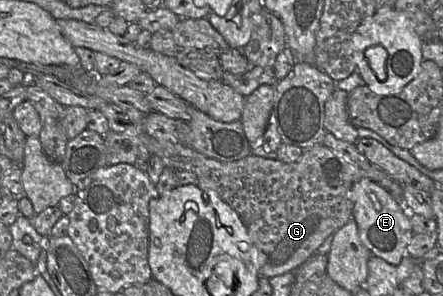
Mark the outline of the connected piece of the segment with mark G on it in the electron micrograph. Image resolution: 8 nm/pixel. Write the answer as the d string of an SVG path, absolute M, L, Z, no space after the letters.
M109 131L104 141L108 165L135 164L139 152L147 150L160 157L165 166L196 174L200 188L215 191L238 214L260 255L260 275L266 278L294 272L318 251L327 237L352 218L349 191L360 179L372 179L404 205L402 184L381 168L373 165L362 169L322 144L303 149L298 161L284 163L253 154L238 161L219 161L181 143L159 140L145 132Z

